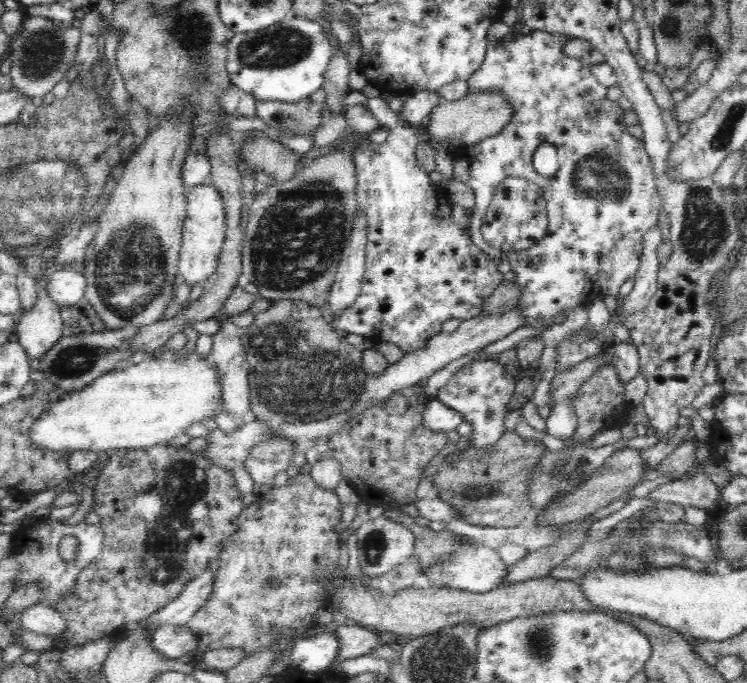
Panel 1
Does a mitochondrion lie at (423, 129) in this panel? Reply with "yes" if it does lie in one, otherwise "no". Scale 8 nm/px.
no

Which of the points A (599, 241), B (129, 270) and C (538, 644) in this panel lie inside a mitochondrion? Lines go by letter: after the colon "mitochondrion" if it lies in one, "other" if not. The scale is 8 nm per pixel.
A: other
B: mitochondrion
C: mitochondrion

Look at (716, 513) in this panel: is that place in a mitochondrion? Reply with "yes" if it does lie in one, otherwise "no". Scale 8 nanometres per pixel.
no

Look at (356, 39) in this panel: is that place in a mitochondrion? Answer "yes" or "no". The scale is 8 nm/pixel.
no

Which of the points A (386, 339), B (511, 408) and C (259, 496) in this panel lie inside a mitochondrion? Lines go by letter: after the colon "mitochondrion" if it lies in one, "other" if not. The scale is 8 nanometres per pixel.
A: other
B: other
C: other

